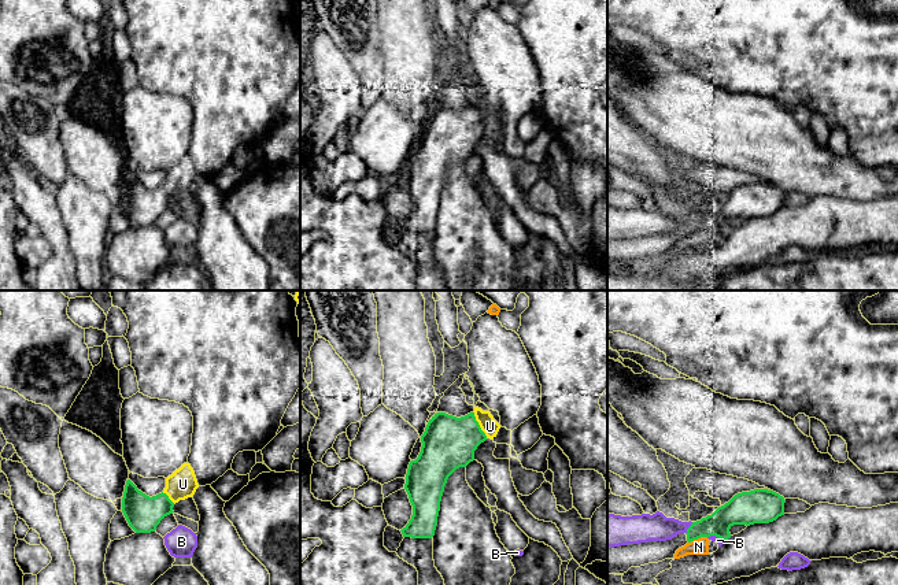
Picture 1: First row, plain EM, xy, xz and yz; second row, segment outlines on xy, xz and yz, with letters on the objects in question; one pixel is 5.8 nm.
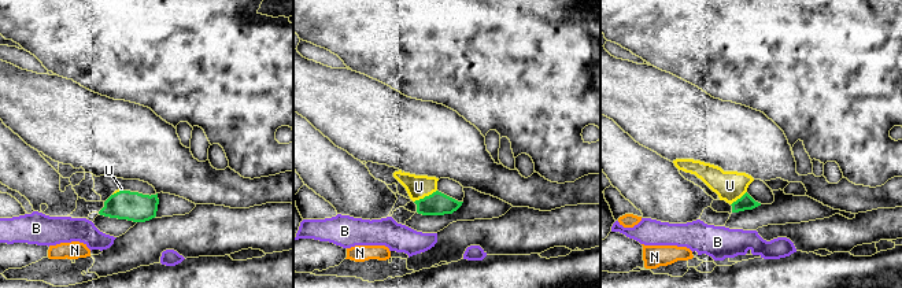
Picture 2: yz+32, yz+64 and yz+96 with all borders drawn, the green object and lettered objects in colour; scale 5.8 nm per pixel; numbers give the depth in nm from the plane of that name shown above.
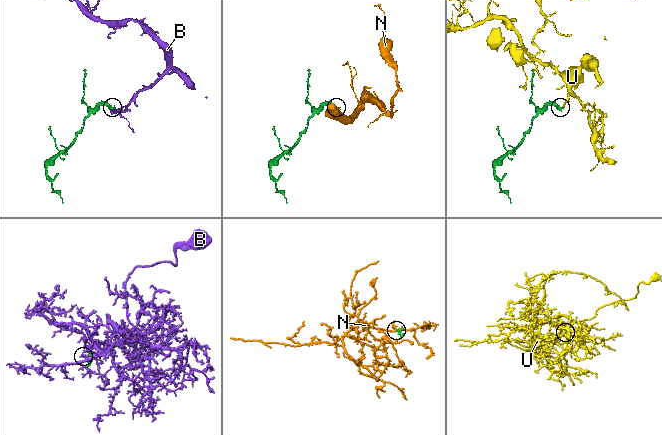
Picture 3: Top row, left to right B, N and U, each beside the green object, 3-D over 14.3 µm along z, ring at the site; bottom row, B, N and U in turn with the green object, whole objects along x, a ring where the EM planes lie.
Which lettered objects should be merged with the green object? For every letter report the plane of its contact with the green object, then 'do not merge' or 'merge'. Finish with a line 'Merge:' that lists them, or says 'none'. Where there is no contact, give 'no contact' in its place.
B: meets green in yz; do not merge
N: meets green in yz; do not merge
U: meets green in xz; merge
Merge: U

